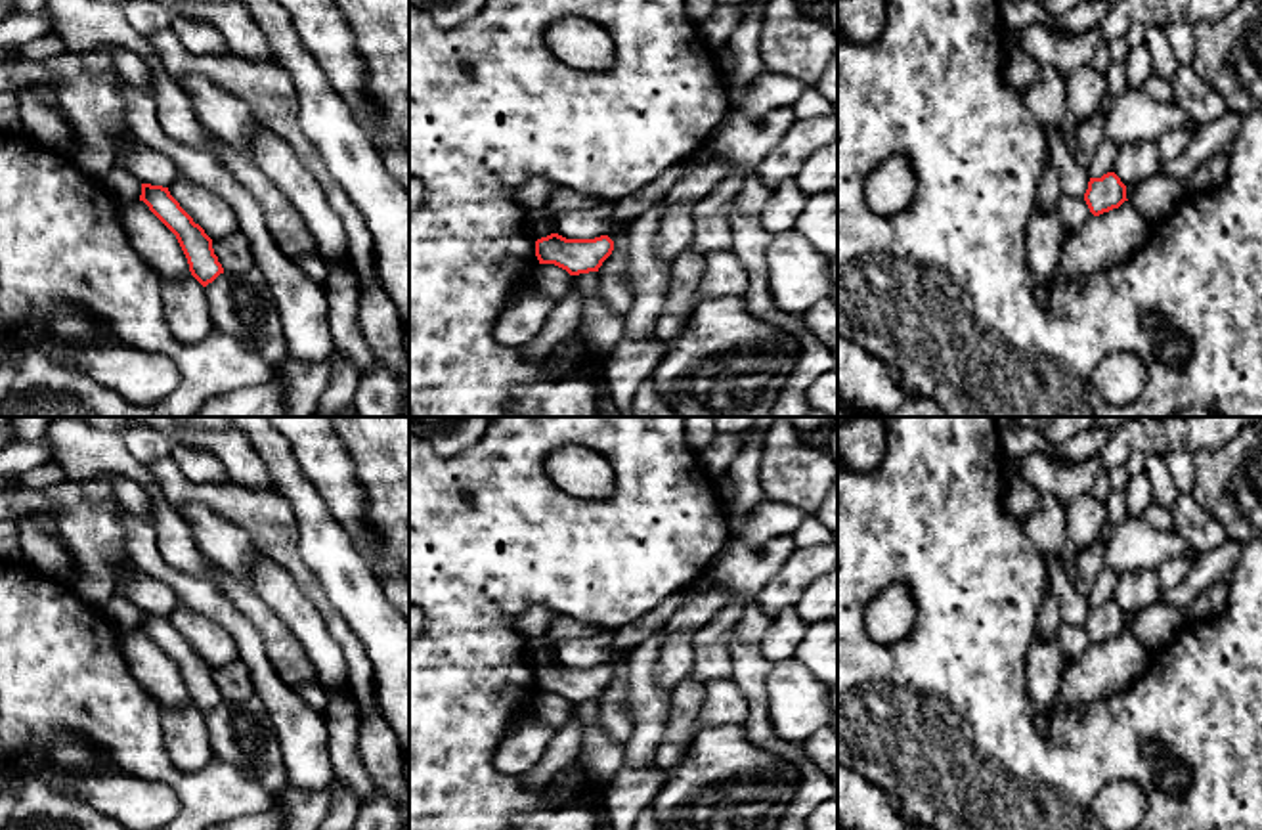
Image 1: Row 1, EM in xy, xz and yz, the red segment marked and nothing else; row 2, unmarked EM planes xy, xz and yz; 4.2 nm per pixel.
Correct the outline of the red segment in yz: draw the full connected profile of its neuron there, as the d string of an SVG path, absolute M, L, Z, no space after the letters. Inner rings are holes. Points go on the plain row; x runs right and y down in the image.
M1115 601L1090 606L1084 629L1094 644L1119 637L1126 627L1126 614Z

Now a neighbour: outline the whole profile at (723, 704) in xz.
M719 679L706 685L696 721L700 731L719 725L746 725L748 702L732 679Z

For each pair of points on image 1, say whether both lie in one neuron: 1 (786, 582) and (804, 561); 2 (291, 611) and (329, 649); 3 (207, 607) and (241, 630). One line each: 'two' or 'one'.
1: one
2: one
3: one

